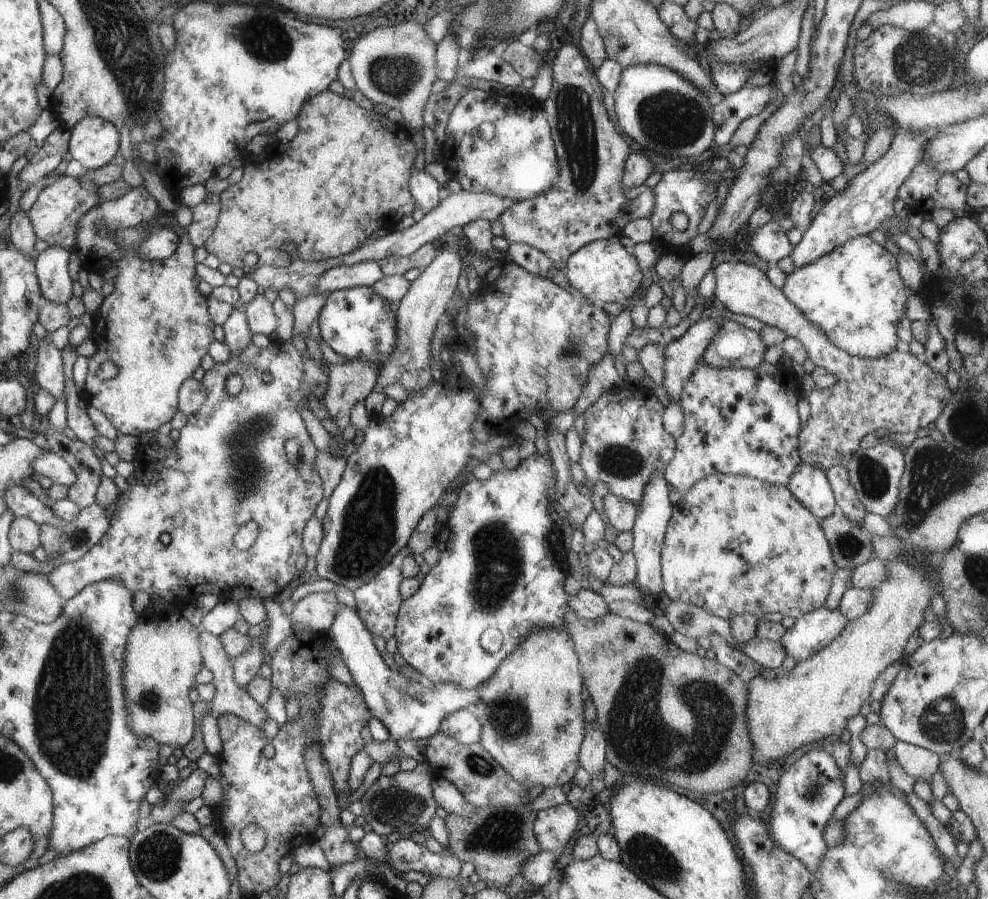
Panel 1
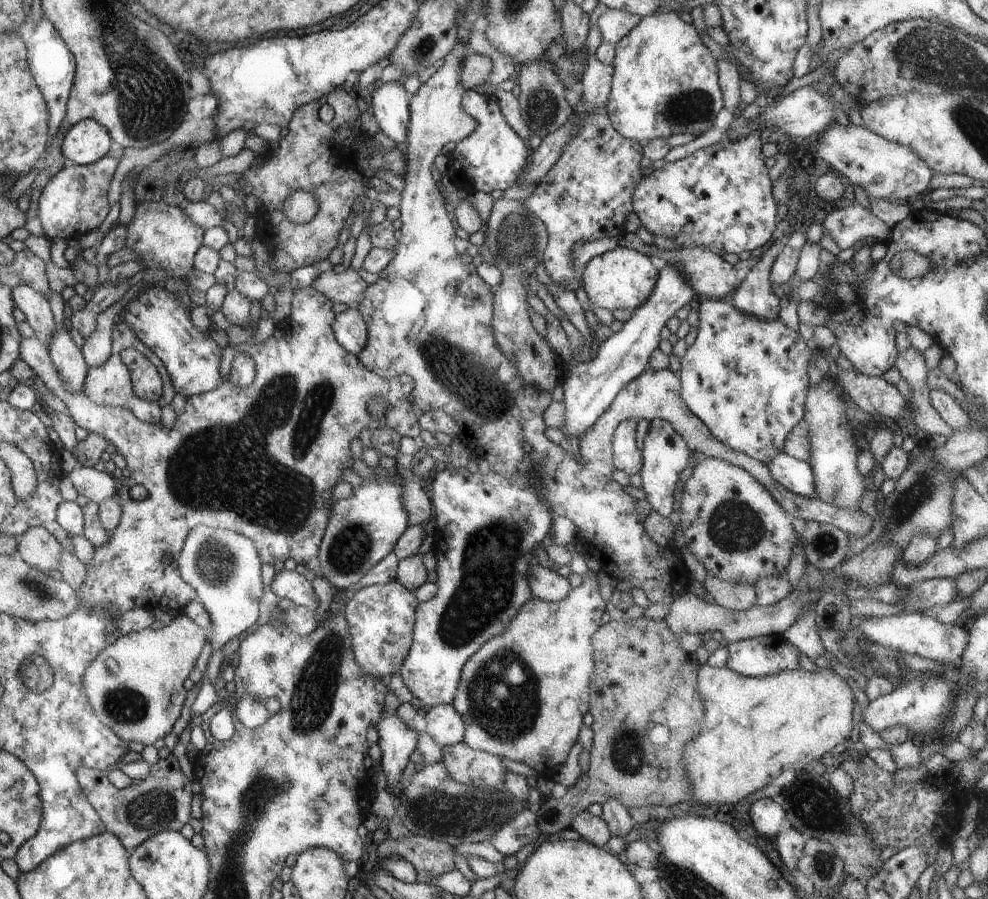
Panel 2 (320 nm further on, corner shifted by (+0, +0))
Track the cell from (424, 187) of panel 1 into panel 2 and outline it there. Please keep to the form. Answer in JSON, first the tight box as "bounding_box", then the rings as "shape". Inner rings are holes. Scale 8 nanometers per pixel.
{"bounding_box":[372,81,409,142],"shape":[[[398,81],[376,84],[372,90],[372,112],[382,132],[394,142],[405,142],[409,123],[408,91]]]}

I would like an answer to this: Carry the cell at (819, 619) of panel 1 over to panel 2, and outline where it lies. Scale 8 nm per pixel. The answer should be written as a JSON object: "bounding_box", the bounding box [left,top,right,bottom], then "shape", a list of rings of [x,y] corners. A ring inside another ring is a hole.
{"bounding_box":[859,613,969,664],"shape":[[[921,613],[906,614],[903,616],[872,616],[870,620],[862,623],[859,627],[871,641],[877,642],[885,647],[890,647],[898,652],[918,654],[938,663],[950,664],[960,660],[969,643],[969,630],[964,626],[956,626],[954,623],[941,623],[932,617]]]}

